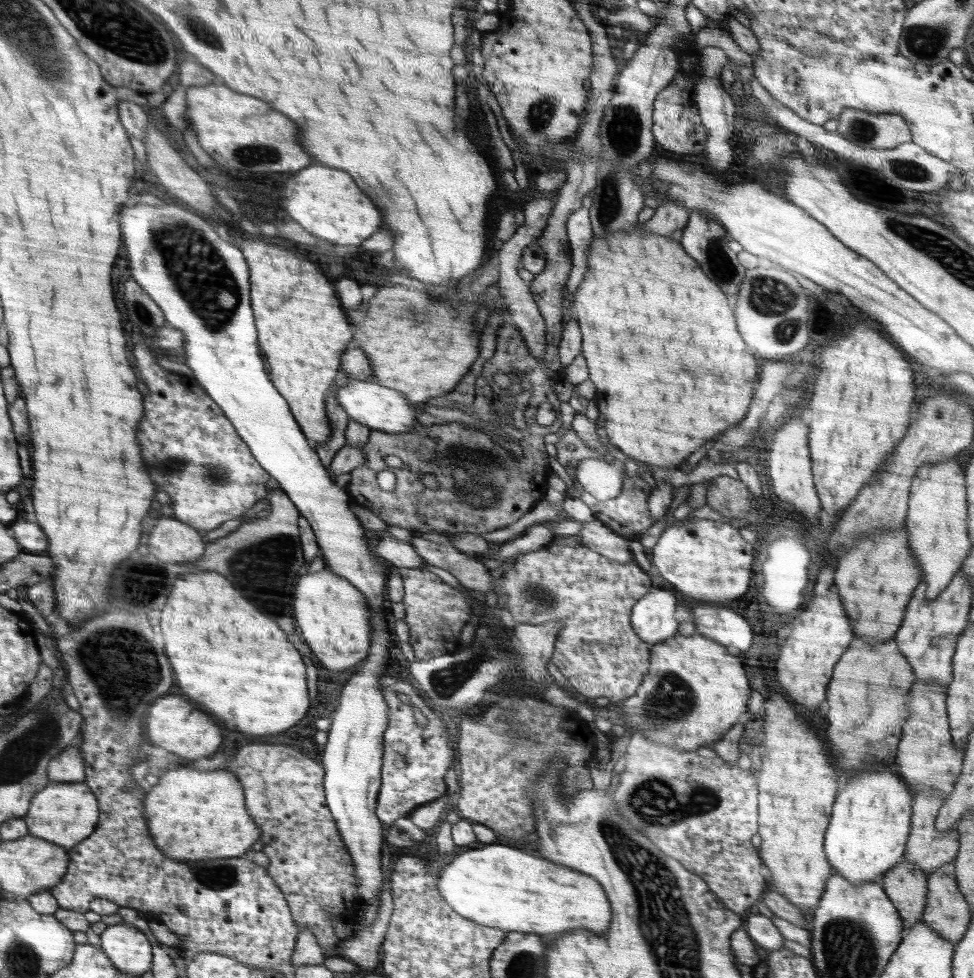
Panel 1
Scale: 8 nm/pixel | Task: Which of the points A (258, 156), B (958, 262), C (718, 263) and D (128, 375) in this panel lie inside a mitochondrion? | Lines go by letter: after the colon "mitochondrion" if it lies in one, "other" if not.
A: mitochondrion
B: mitochondrion
C: mitochondrion
D: other

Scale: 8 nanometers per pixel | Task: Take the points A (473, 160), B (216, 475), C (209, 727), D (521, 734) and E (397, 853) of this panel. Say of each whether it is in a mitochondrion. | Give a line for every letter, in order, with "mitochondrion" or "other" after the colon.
A: other
B: mitochondrion
C: other
D: mitochondrion
E: other

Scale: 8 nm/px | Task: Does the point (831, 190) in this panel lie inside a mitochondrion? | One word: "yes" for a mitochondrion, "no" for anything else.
no

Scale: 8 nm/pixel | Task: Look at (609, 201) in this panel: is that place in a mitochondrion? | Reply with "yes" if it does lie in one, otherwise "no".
yes

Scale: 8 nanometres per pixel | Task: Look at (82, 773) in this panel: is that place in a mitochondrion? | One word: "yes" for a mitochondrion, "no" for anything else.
no

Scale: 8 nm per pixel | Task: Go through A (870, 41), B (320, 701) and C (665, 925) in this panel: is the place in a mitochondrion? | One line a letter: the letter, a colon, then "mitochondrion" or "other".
A: other
B: other
C: mitochondrion

